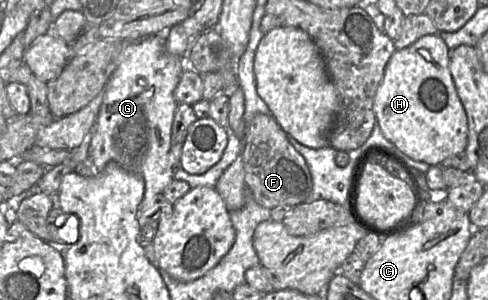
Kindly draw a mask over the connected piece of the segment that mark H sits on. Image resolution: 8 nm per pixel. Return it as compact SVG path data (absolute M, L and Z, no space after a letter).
M439 34L425 35L406 48L396 49L385 67L383 79L374 97L373 110L376 116L376 122L385 138L411 159L425 162L431 166L440 165L446 158L464 152L467 147L468 120L449 70L450 52L451 50Z

